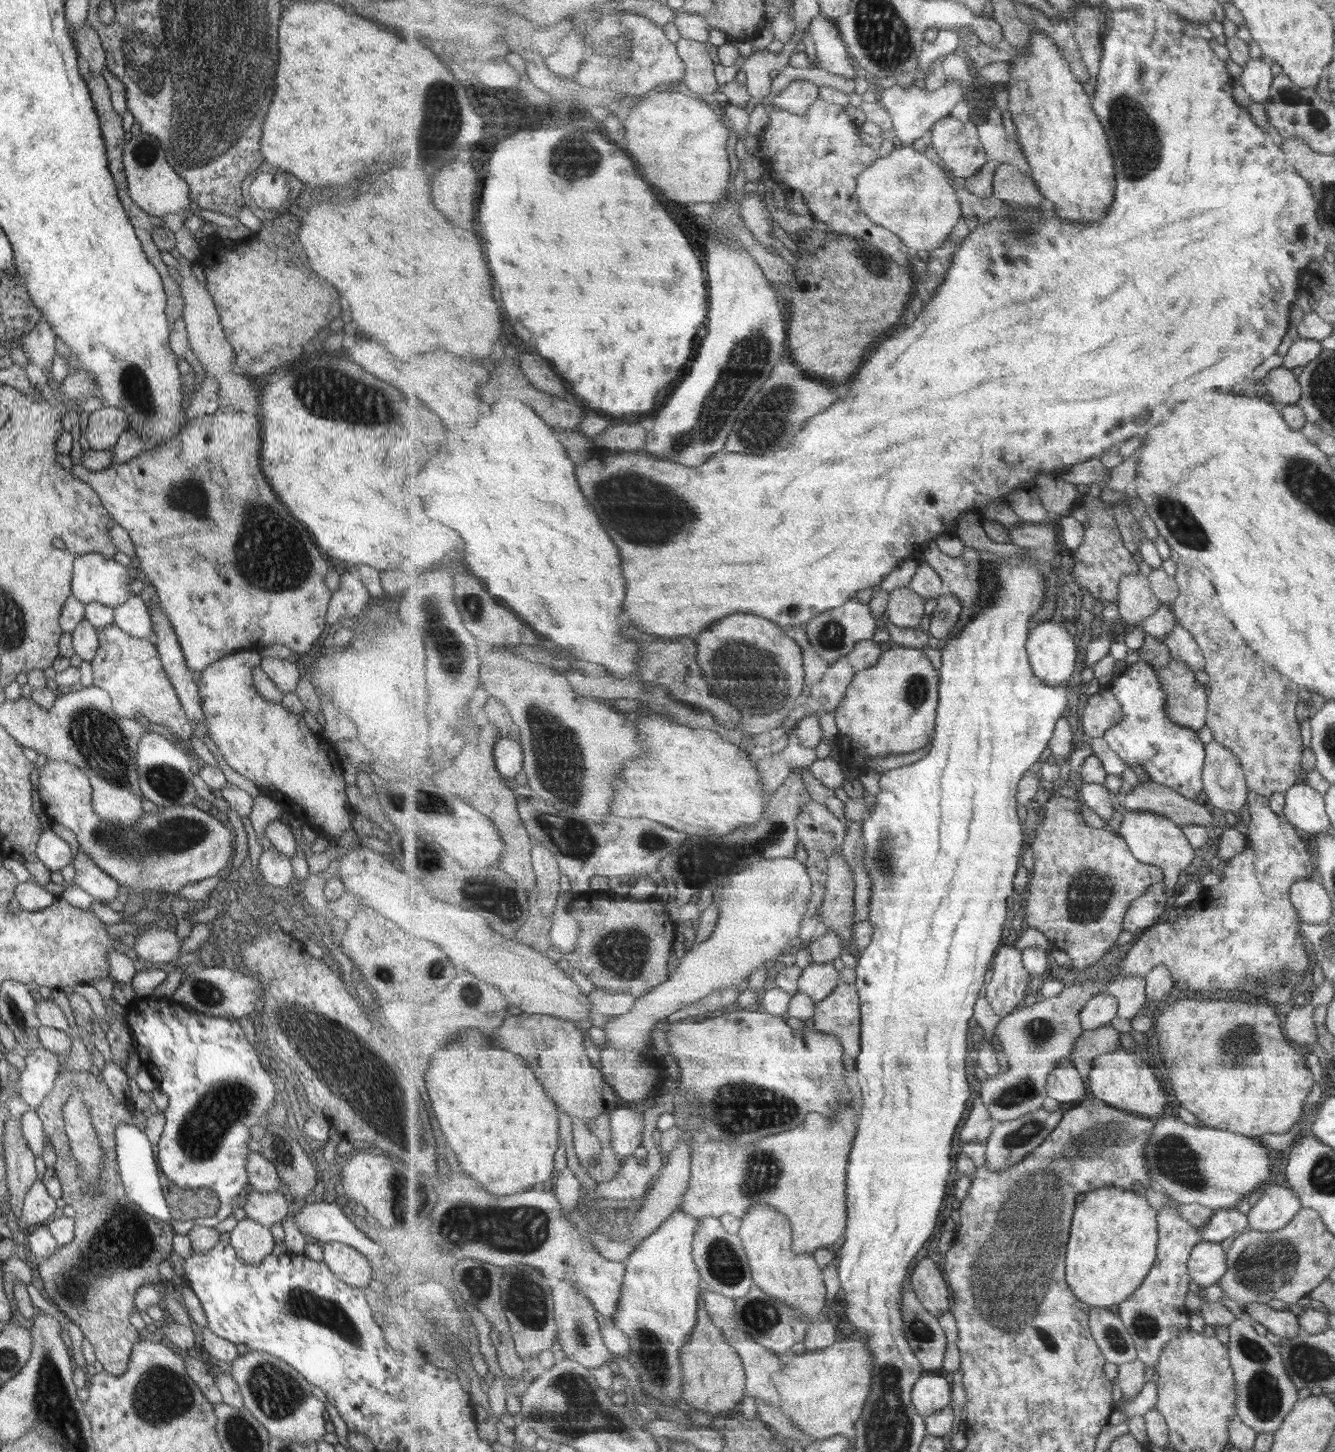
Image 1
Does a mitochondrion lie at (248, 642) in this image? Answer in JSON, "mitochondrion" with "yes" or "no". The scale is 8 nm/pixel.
{"mitochondrion":"no"}

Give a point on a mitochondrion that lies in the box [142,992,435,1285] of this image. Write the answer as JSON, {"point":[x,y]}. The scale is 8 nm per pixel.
{"point":[218,1111]}

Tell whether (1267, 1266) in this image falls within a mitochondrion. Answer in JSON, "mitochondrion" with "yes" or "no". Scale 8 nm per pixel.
{"mitochondrion":"yes"}

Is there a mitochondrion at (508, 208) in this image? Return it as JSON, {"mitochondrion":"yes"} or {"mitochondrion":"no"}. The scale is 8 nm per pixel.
{"mitochondrion":"no"}

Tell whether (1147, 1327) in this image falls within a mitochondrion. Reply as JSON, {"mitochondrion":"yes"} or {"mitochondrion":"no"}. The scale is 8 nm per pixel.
{"mitochondrion":"yes"}

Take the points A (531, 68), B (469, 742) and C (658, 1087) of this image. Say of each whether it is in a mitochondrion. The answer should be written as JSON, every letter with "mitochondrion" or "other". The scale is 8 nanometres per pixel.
{"A":"other","B":"other","C":"other"}

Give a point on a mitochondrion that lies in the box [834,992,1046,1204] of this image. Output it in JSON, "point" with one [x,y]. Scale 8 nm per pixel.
{"point":[1024,1091]}

